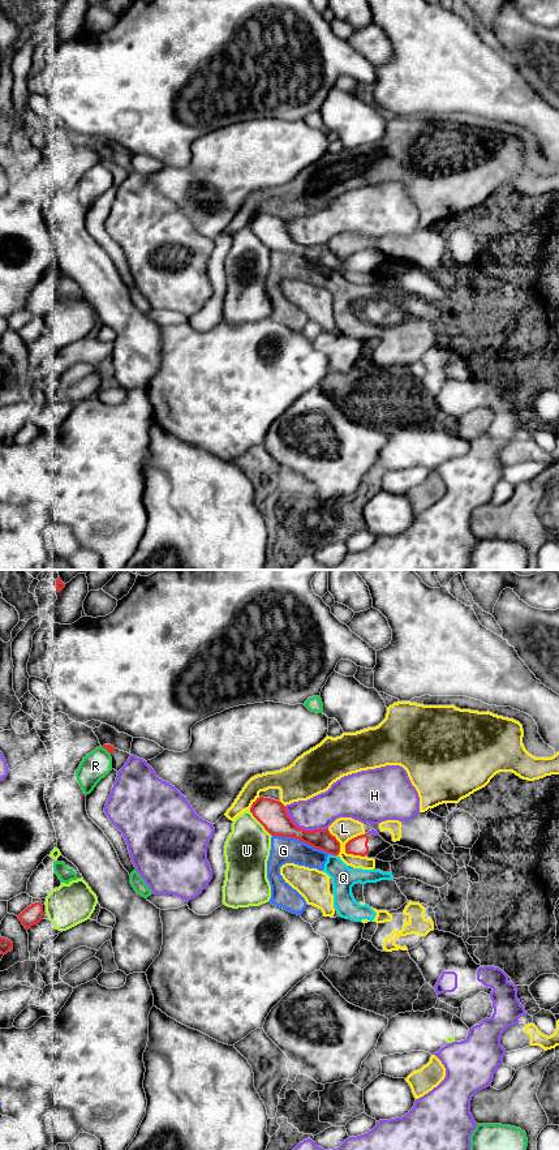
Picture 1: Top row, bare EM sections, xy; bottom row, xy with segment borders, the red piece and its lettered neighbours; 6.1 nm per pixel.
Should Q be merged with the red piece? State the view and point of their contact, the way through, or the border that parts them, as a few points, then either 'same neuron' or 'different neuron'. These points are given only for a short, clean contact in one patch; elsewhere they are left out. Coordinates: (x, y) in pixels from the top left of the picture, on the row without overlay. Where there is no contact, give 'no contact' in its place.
xy (335, 270) | along xy (332, 270), (336, 271) | different neuron

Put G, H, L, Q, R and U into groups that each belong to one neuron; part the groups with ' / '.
G L Q / H / R / U

